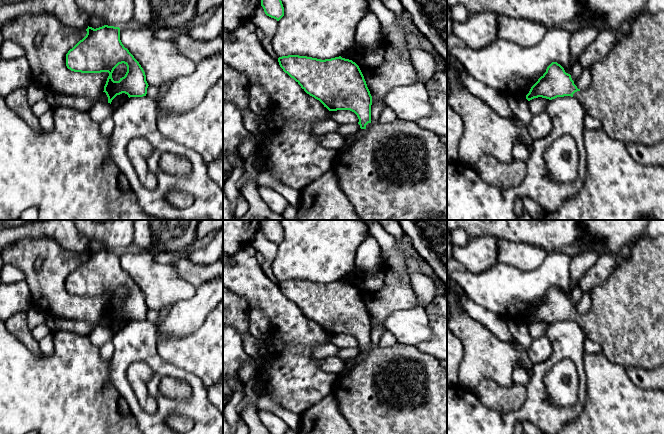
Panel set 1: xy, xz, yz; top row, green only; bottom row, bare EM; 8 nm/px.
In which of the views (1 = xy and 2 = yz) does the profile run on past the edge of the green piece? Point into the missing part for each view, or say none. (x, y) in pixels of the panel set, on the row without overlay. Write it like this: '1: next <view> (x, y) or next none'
1: next none
2: next yz (626, 318)

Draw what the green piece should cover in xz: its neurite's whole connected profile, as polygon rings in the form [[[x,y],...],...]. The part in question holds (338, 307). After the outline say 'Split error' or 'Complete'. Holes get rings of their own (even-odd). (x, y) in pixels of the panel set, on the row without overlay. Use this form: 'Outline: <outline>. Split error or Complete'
Outline: [[[299,279],[279,281],[278,286],[285,297],[329,335],[350,334],[357,339],[360,352],[367,354],[352,370],[340,373],[332,389],[354,434],[447,434],[447,369],[435,357],[420,352],[415,346],[397,343],[387,348],[372,348],[372,320],[355,286],[341,280],[321,284]]]. Split error

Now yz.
Outline: [[[664,235],[637,238],[630,257],[618,258],[608,279],[589,293],[591,308],[586,314],[580,314],[571,299],[560,288],[552,286],[526,323],[571,320],[579,324],[588,339],[601,346],[612,363],[625,369],[632,366],[655,369],[664,365]]]. Split error

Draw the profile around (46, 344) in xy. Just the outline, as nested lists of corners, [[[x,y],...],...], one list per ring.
[[[50,333],[38,341],[42,353],[49,356],[54,351],[54,334]]]

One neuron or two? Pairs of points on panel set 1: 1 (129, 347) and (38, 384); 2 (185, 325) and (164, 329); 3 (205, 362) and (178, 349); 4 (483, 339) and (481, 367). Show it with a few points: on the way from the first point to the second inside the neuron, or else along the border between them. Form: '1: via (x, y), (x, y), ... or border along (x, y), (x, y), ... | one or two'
1: border along (108, 361), (108, 375), (113, 384) | two
2: via (180, 325), (169, 327) | one
3: via (198, 355), (185, 352) | one
4: via (483, 346), (482, 360) | one

